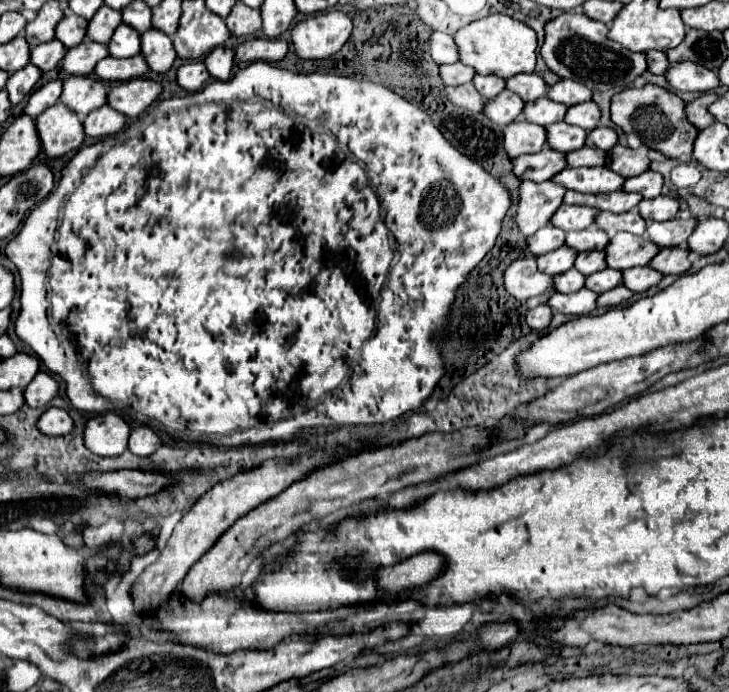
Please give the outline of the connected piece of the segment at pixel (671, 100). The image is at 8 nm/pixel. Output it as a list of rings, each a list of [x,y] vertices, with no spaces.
[[[646,84],[642,88],[626,88],[620,94],[616,94],[612,98],[610,114],[616,126],[620,126],[626,134],[640,136],[640,140],[648,148],[660,150],[668,158],[688,160],[692,156],[692,146],[698,130],[688,122],[688,118],[684,118],[684,106],[686,102],[678,98],[674,92],[656,84]]]

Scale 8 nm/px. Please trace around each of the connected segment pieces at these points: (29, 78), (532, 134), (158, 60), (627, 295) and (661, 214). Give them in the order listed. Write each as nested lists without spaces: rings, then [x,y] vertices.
[[[28,64],[22,70],[14,72],[10,76],[8,84],[6,84],[6,90],[10,94],[10,102],[12,104],[18,104],[24,98],[28,98],[32,94],[32,90],[34,90],[36,82],[40,80],[40,76],[42,76],[42,72],[36,70],[36,66],[32,66],[32,64]]]
[[[516,120],[504,128],[504,148],[510,158],[540,152],[546,140],[546,128],[530,124],[528,120]]]
[[[148,30],[142,34],[142,54],[154,72],[168,72],[176,60],[172,38],[160,34],[160,30]]]
[[[620,284],[620,286],[616,286],[616,288],[612,288],[612,290],[604,292],[604,294],[600,294],[598,296],[598,306],[600,308],[616,308],[616,306],[622,306],[626,300],[630,300],[632,296],[634,296],[634,292],[626,290],[626,286]]]
[[[658,196],[658,198],[652,198],[652,200],[642,200],[638,210],[640,210],[640,214],[646,222],[672,220],[680,210],[680,198]]]

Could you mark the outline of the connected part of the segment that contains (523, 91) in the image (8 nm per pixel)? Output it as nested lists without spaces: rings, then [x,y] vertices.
[[[532,72],[532,74],[516,74],[516,76],[508,78],[506,88],[516,92],[526,102],[530,102],[534,98],[542,98],[548,92],[548,84],[536,72]]]

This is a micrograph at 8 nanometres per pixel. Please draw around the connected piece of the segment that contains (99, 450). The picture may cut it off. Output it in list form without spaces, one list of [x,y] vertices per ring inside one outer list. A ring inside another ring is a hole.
[[[116,412],[96,414],[84,430],[84,444],[98,456],[120,456],[128,448],[130,424]]]

